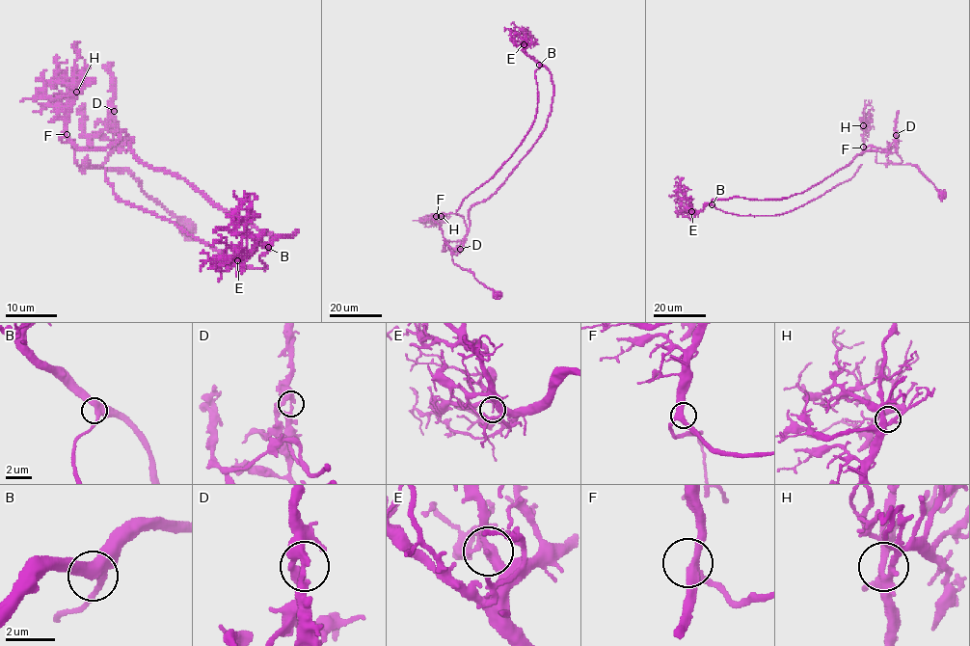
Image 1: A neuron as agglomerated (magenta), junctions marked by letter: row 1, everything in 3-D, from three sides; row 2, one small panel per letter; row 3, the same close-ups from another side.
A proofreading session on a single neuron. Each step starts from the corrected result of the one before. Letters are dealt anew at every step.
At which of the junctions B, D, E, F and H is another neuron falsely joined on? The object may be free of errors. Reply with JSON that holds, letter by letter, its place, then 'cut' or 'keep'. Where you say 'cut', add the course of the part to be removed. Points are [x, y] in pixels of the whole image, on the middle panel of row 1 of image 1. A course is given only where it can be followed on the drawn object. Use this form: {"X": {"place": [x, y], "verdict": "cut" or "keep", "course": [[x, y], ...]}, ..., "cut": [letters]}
{"B": {"place": [539, 65], "verdict": "keep"}, "D": {"place": [460, 249], "verdict": "cut", "course": [[460, 249], [469, 210], [495, 192], [544, 129], [553, 94], [546, 67], [535, 71], [531, 127], [455, 215]]}, "E": {"place": [524, 44], "verdict": "keep"}, "F": {"place": [436, 216], "verdict": "keep"}, "H": {"place": [441, 216], "verdict": "keep"}, "cut": ["D"]}

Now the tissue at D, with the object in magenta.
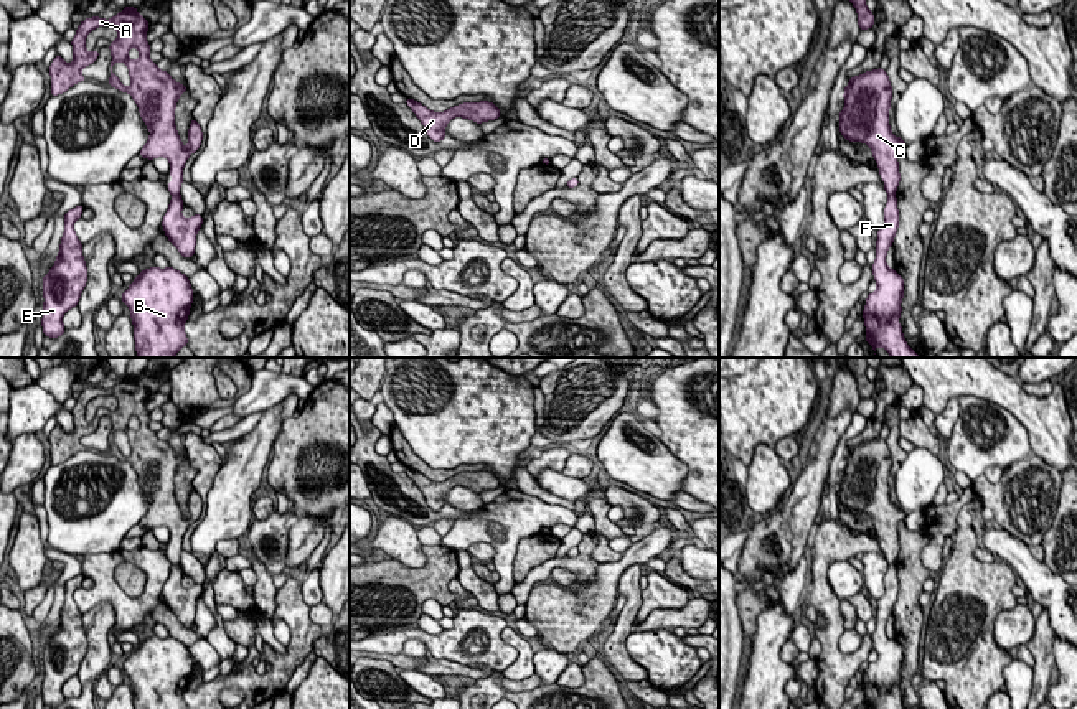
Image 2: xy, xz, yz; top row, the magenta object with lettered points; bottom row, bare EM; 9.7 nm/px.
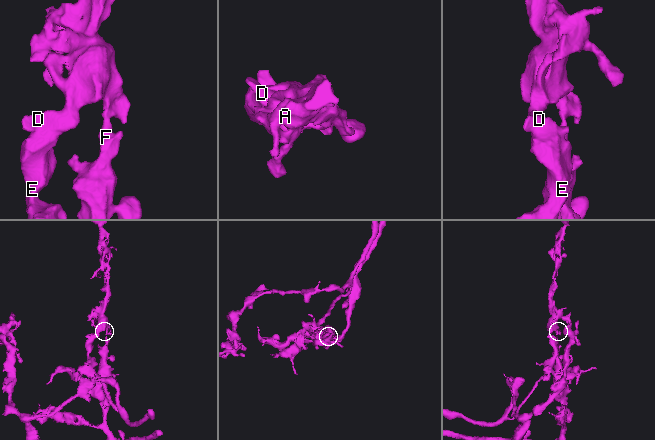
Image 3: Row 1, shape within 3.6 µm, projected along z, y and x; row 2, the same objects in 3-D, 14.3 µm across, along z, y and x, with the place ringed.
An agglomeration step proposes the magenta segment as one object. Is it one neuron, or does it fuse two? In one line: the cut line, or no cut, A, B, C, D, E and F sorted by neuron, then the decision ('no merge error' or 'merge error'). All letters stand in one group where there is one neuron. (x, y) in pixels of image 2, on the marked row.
xy (178, 193), (172, 197) | A C D E / B F | merge error

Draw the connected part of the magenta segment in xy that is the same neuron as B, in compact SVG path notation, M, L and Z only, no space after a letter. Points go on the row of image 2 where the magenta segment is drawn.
M145 269L122 293L122 302L130 308L137 358L175 358L188 345L183 325L193 289L180 270Z

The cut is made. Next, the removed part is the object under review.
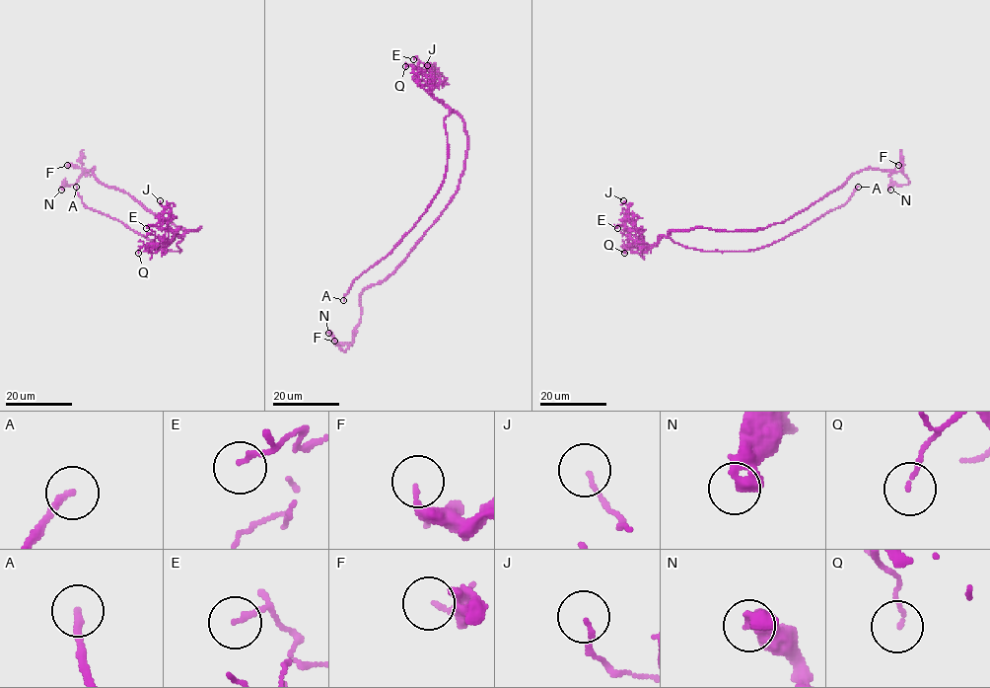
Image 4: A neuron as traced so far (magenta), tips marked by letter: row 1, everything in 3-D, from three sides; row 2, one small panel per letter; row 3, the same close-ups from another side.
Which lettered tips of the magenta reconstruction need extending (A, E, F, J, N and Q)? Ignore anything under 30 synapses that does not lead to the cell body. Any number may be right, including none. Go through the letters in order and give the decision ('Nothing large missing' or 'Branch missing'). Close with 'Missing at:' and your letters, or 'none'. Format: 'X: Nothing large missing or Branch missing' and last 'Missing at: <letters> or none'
A: Branch missing
E: Nothing large missing
F: Nothing large missing
J: Nothing large missing
N: Nothing large missing
Q: Nothing large missing
Missing at: A

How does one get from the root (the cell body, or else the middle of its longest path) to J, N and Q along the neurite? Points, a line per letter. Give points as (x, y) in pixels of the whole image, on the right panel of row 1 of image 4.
J: (705, 227), (671, 230), (655, 244), (647, 246), (640, 232), (630, 221), (623, 200)
N: (705, 227), (755, 231), (781, 223), (868, 168), (900, 171), (907, 178), (906, 185), (893, 184), (890, 190)
Q: (705, 227), (671, 230), (651, 246), (623, 246), (624, 253)

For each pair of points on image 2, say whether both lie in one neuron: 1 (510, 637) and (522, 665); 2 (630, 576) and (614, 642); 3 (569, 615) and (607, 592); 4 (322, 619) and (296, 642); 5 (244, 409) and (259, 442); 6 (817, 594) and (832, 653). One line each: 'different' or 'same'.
1: same
2: same
3: same
4: different
5: different
6: same

